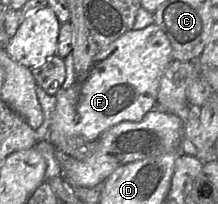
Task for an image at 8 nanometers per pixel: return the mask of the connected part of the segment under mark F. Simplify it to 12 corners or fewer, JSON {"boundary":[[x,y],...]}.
{"boundary":[[155,22],[57,93],[50,129],[98,140],[157,106],[172,61]]}

